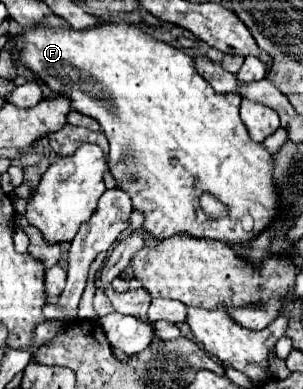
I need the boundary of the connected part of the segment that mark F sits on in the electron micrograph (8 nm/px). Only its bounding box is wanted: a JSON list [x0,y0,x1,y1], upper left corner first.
[17,20,279,244]

